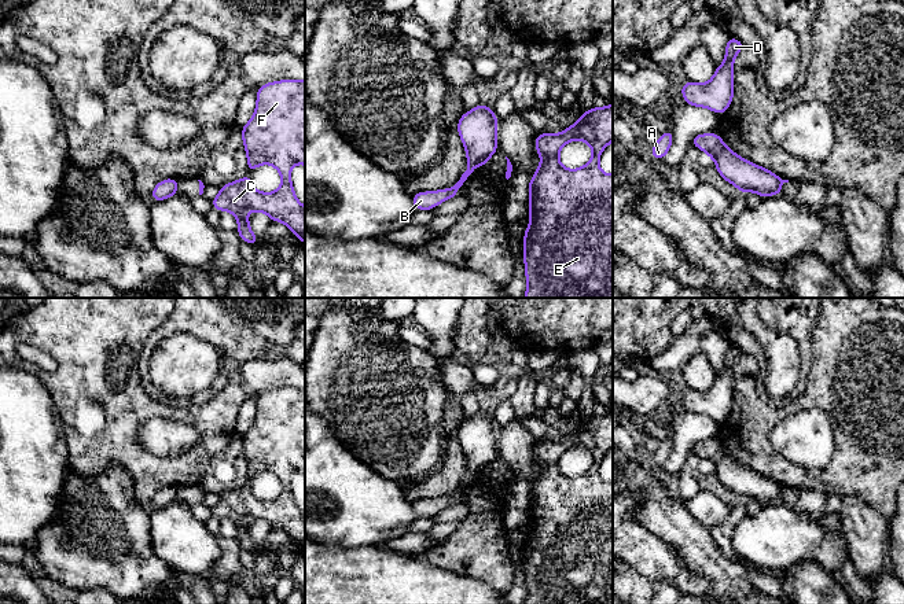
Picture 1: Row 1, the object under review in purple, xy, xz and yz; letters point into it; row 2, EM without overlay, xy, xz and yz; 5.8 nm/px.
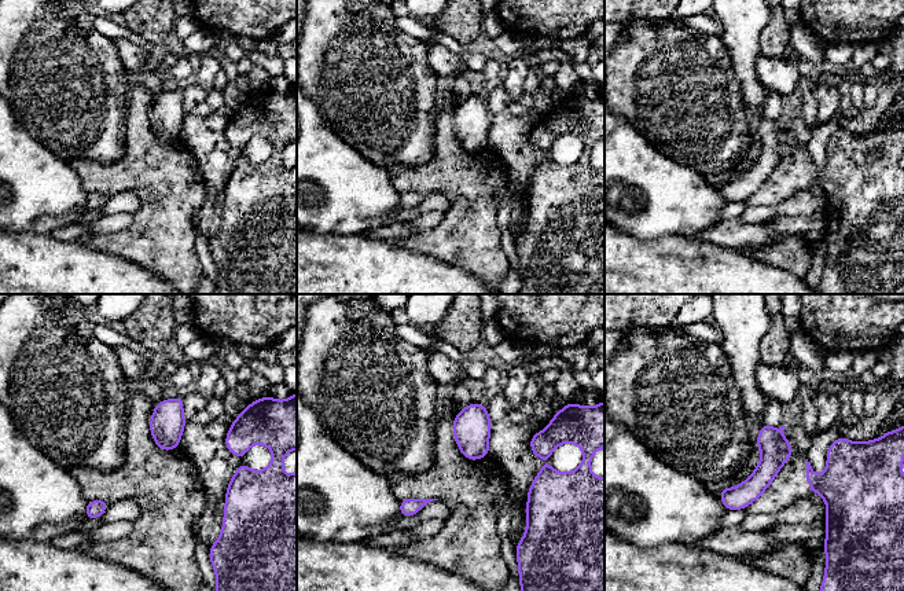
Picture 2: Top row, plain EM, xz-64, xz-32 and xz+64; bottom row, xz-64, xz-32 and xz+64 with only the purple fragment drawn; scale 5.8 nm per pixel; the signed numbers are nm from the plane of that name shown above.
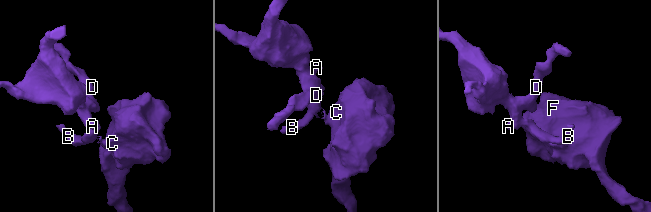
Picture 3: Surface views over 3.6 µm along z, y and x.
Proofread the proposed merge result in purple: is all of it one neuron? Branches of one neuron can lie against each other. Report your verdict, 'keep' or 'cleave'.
cleave

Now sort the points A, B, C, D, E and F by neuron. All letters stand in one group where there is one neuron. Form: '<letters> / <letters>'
A B D / C E F

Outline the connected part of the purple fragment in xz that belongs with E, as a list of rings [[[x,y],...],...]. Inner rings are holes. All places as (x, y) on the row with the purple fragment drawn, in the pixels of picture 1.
[[[613,104],[592,107],[577,124],[559,135],[539,133],[534,148],[541,156],[540,167],[529,183],[530,225],[525,231],[523,257],[528,290],[523,298],[613,298],[613,174],[599,169],[603,148],[613,141]],[[572,140],[584,140],[592,148],[592,158],[580,169],[565,169],[558,159],[561,148]]]

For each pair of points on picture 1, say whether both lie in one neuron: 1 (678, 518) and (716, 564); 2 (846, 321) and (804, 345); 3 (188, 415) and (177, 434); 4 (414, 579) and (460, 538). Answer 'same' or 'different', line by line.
1: same
2: different
3: different
4: different

